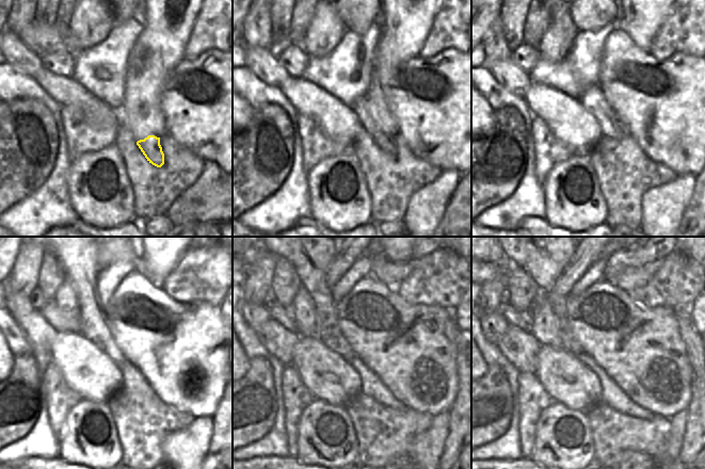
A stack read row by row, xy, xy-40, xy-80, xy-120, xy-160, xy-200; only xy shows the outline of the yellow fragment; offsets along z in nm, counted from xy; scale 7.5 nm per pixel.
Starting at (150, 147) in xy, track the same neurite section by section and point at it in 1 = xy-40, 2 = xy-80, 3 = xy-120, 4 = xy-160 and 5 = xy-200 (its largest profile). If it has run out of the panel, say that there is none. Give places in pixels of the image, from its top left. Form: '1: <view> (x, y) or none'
1: xy-40 (359, 108)
2: xy-80 (592, 99)
3: xy-120 (78, 258)
4: xy-160 (310, 258)
5: xy-200 (544, 258)

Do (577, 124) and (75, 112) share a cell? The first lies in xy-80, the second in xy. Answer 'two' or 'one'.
two

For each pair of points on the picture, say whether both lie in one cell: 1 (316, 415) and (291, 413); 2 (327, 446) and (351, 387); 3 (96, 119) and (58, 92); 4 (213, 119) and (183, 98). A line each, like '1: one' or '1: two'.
1: two
2: two
3: one
4: one

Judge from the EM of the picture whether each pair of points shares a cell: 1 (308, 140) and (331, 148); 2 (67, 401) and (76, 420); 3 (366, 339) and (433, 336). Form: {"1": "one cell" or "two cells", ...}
{"1": "one cell", "2": "two cells", "3": "one cell"}

